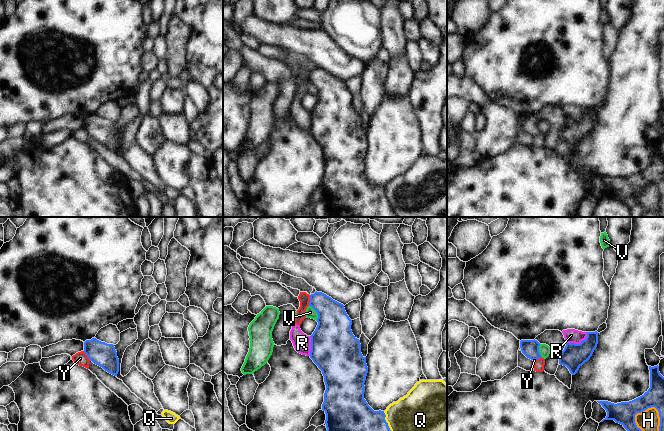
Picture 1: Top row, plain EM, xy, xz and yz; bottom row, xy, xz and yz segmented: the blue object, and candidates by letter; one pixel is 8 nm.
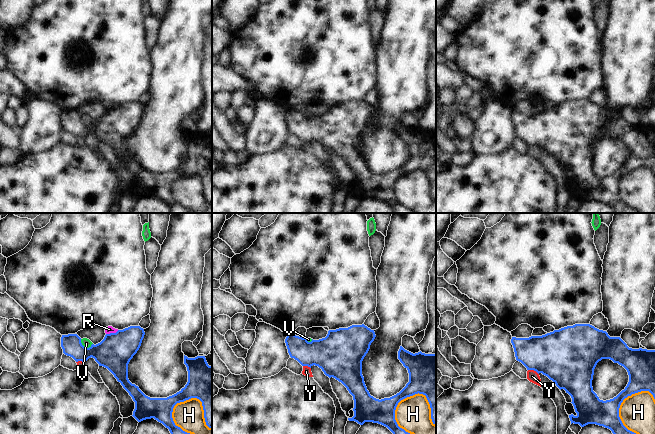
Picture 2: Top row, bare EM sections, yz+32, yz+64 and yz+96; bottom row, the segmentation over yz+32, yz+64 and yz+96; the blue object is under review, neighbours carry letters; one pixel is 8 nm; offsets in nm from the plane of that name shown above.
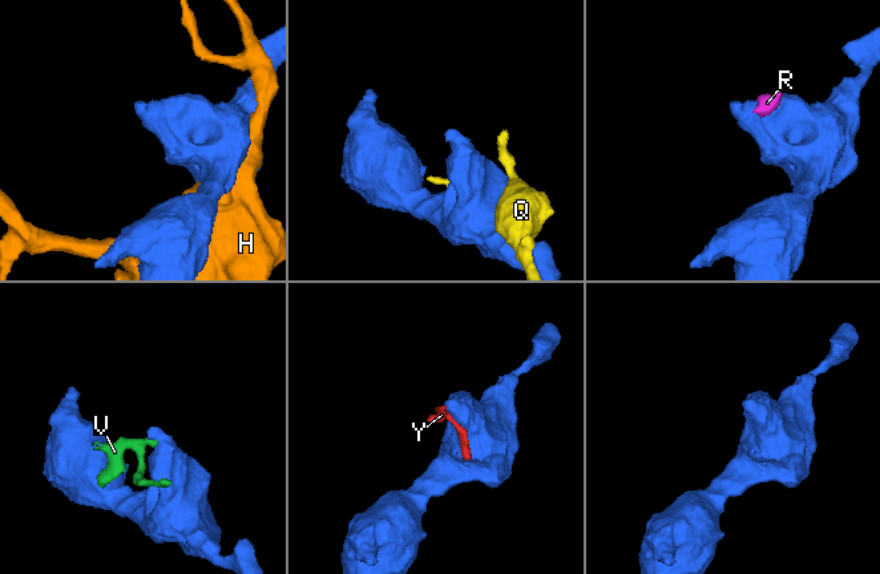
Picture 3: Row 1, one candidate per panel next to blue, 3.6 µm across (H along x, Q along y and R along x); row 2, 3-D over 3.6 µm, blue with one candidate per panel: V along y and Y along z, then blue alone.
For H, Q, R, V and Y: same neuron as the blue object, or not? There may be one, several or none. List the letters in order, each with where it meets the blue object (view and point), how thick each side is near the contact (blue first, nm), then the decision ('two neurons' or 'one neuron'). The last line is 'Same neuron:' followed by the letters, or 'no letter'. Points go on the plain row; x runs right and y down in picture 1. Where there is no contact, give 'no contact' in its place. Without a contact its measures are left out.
H: contact yz (639, 204); calibres 180 and 180 nm; two neurons
Q: contact xz (388, 202); calibres 500 and 460 nm; two neurons
R: contact yz (578, 120); calibres 200 and 110 nm; two neurons
V: contact xz (317, 89); calibres 320 and 80 nm; two neurons
Y: contact xz (310, 76); calibres 260 and 90 nm; two neurons
Same neuron: no letter

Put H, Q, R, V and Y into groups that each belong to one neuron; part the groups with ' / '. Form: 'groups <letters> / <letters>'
groups H / Q / R Y / V

